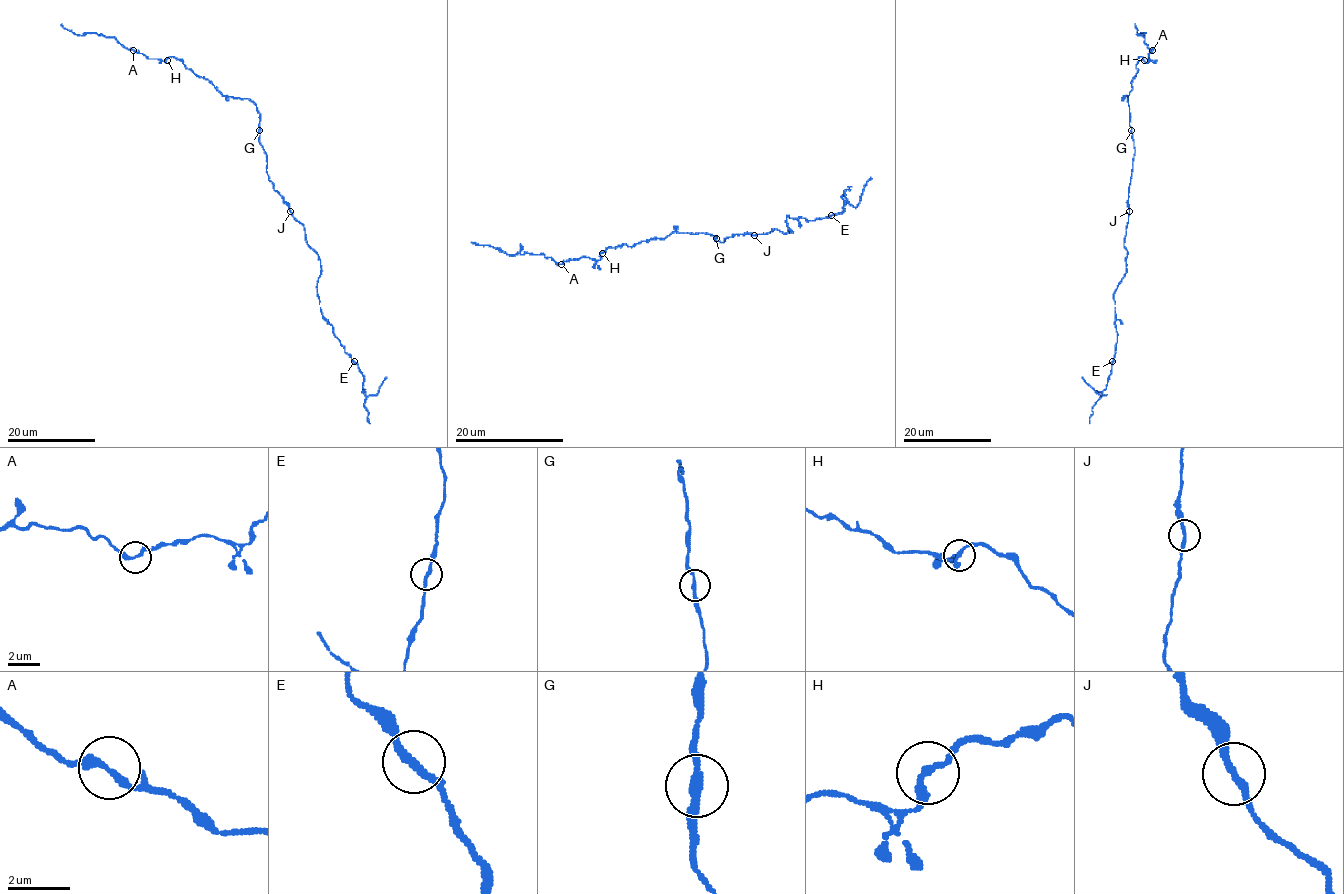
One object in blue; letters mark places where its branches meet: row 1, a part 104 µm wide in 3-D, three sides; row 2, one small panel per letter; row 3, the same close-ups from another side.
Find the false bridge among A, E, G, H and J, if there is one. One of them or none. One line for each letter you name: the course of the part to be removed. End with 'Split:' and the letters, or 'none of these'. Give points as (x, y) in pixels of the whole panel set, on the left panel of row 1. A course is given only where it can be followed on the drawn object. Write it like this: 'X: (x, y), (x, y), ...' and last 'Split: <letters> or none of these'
Split: none of these

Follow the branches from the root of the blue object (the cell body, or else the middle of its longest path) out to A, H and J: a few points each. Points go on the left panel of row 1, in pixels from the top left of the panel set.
A: (266, 169), (266, 154), (259, 141), (259, 113), (252, 102), (224, 96), (172, 56), (165, 62), (133, 50)
H: (266, 169), (266, 154), (259, 141), (257, 107), (247, 98), (224, 96), (181, 61), (172, 56), (167, 60)
J: (266, 169), (274, 189), (290, 211)

